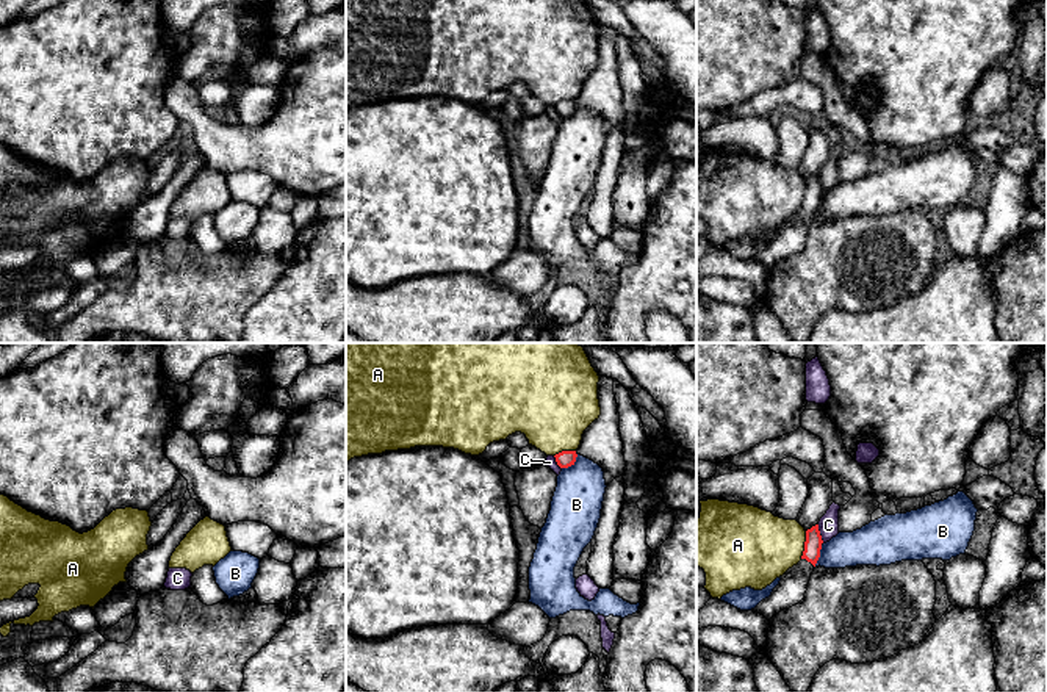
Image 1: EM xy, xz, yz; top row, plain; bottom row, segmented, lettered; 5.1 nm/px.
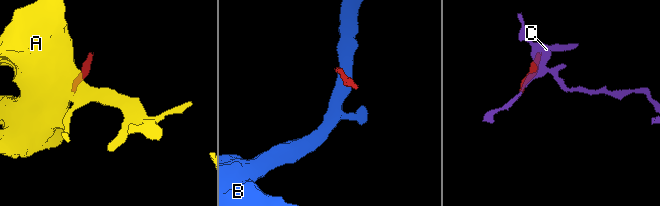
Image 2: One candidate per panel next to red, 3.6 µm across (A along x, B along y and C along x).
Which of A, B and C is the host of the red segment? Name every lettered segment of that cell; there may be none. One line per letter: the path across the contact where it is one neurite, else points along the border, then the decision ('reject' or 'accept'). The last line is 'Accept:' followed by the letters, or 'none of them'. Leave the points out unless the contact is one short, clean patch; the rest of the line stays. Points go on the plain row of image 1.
A: border yz (806, 180), (800, 207); reject
B: border xz (576, 102), (576, 108), (562, 118); reject
C: reject
Accept: none of them

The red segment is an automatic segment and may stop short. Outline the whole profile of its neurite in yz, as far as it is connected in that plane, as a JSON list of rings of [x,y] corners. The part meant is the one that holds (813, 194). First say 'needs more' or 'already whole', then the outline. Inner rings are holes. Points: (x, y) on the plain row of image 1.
needs more; [[[819,174],[808,178],[801,210],[789,218],[772,244],[751,260],[770,269],[775,263],[798,254],[808,240],[811,224],[820,207],[822,193]]]

